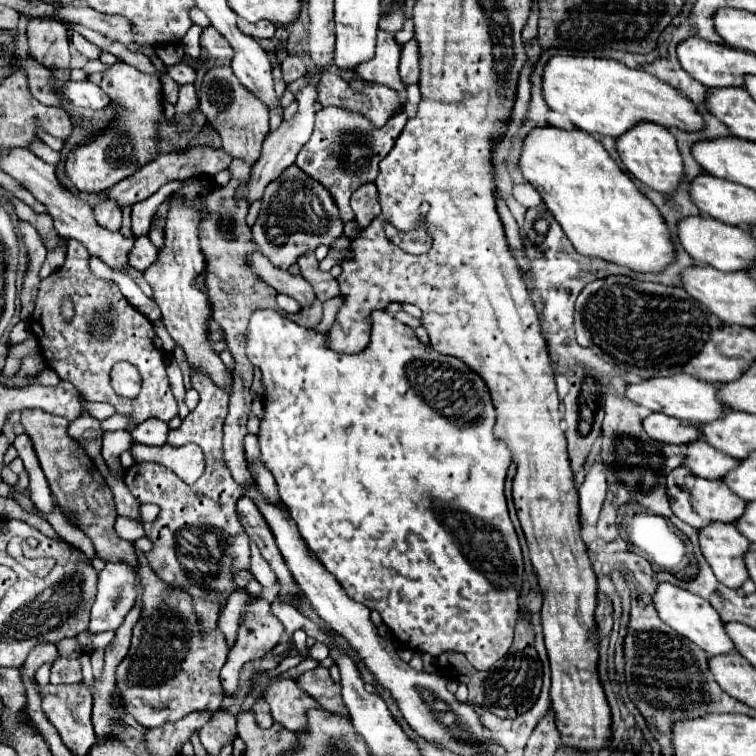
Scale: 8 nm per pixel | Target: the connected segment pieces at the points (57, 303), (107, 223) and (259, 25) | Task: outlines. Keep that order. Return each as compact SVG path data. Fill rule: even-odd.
M69 240L65 264L39 284L31 330L39 338L43 358L51 370L55 370L63 380L69 380L87 400L109 402L119 414L133 416L127 430L147 418L169 422L177 416L177 400L167 382L165 350L153 330L153 324L127 302L111 280L95 278L87 260L87 248L77 240ZM67 296L75 310L71 320L61 316L61 304ZM121 360L137 366L143 376L143 388L137 398L123 398L115 394L111 386L111 368Z
M103 200L95 206L95 220L99 226L111 230L111 232L117 232L121 228L121 208L111 202L111 200Z
M239 18L237 24L245 34L253 38L273 38L275 36L276 27L269 20L259 20L255 24L249 24L249 22L243 22L243 18Z

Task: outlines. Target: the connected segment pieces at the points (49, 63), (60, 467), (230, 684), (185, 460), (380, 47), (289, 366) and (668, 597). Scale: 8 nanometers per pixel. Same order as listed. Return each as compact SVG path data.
M33 18L27 26L27 40L35 62L57 70L69 68L69 30L61 22Z
M25 408L21 412L21 424L33 442L33 448L37 452L37 458L45 472L45 478L51 486L53 498L55 498L59 510L63 512L63 516L69 520L75 520L77 526L91 538L95 552L101 560L105 560L105 562L119 560L119 562L127 562L129 566L137 568L137 554L135 554L133 544L121 540L113 530L115 516L117 516L115 504L113 504L115 502L113 494L101 474L93 478L95 464L89 460L89 456L83 452L83 448L67 434L69 420L49 414L45 410L39 410L39 408Z
M263 598L251 600L251 604L249 604L249 608L247 608L247 614L245 614L243 620L241 620L239 634L237 634L237 642L235 642L235 646L233 646L231 652L229 652L227 664L221 668L221 684L223 684L223 694L225 694L225 698L229 698L231 694L235 694L241 666L243 666L245 662L251 662L251 660L261 658L265 652L273 650L273 646L281 640L281 634L283 634L283 624L271 614L269 602L263 600Z
M133 442L129 452L133 454L133 458L137 462L159 462L167 468L171 468L183 482L193 484L205 468L205 460L203 460L203 452L197 444L185 444L179 448L173 448L169 444L153 448L153 446L143 446Z
M379 30L377 32L377 52L371 60L361 62L355 72L365 80L365 82L375 82L389 86L397 92L403 90L401 78L399 78L399 54L401 46L395 42L395 38L389 32Z
M257 310L249 322L249 332L247 332L247 356L251 364L259 366L261 368L261 384L263 384L263 390L265 390L265 396L263 396L263 418L261 418L261 426L259 426L259 444L261 444L261 454L263 454L263 462L265 466L271 470L271 474L275 476L275 482L277 482L277 488L279 488L279 496L281 500L285 502L285 506L289 508L293 520L297 522L297 528L301 532L301 536L305 538L305 542L313 548L313 552L317 554L317 558L335 574L335 578L339 580L339 584L347 590L347 594L365 604L369 610L377 610L383 618L383 622L389 626L391 634L395 640L399 640L401 644L405 644L407 648L413 648L415 652L427 652L431 656L435 654L441 654L445 650L453 650L453 652L461 652L467 656L467 660L477 668L477 670L489 670L499 658L503 658L513 642L513 628L515 628L515 622L517 622L517 612L519 612L519 604L517 604L517 598L519 598L519 590L521 590L521 584L523 584L523 558L521 558L521 548L519 548L519 540L517 540L517 534L515 534L515 528L509 520L509 514L507 514L507 502L505 502L505 494L503 494L503 484L505 484L505 476L507 476L507 468L511 464L511 454L507 450L507 446L503 446L495 434L493 434L493 422L495 422L495 410L493 410L493 404L491 404L491 398L489 398L489 390L485 386L485 382L471 370L467 372L467 366L461 364L457 358L453 356L439 356L431 346L423 346L413 328L397 322L395 318L391 318L385 310L373 310L371 312L371 342L365 350L357 352L357 354L343 354L343 352L335 352L329 348L329 340L327 340L327 332L317 332L315 328L305 328L305 326L299 326L297 322L289 320L289 318L283 318L281 314L277 314L275 310Z
M659 582L657 590L653 594L653 606L655 606L659 618L667 626L671 626L675 632L679 632L681 636L685 636L691 642L695 642L701 650L707 652L707 656L733 652L733 642L725 634L723 620L719 618L717 610L713 610L713 606L707 600L703 600L703 598L699 598L699 596L695 596L695 594L675 586L675 584L671 584L671 582Z

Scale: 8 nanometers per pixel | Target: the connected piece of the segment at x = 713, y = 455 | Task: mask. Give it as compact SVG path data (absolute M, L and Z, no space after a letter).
M705 440L689 442L685 448L687 452L683 456L683 466L687 466L699 478L719 480L721 474L727 474L737 464L735 458L717 452Z

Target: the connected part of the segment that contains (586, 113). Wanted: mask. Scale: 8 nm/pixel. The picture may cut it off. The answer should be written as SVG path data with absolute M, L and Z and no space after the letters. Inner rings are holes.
M551 56L543 70L543 98L555 112L567 114L567 118L589 134L601 134L617 138L629 126L639 120L657 122L665 128L701 130L703 120L695 112L695 106L671 86L657 82L649 74L627 68L617 60L581 58L581 56Z

